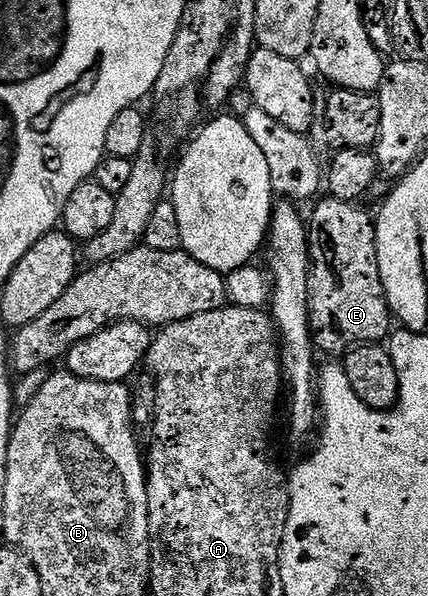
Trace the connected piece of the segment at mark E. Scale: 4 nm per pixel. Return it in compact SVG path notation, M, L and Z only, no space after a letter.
M325 198L307 221L308 325L321 353L343 354L361 344L380 344L394 328L376 257L373 213L351 200Z

